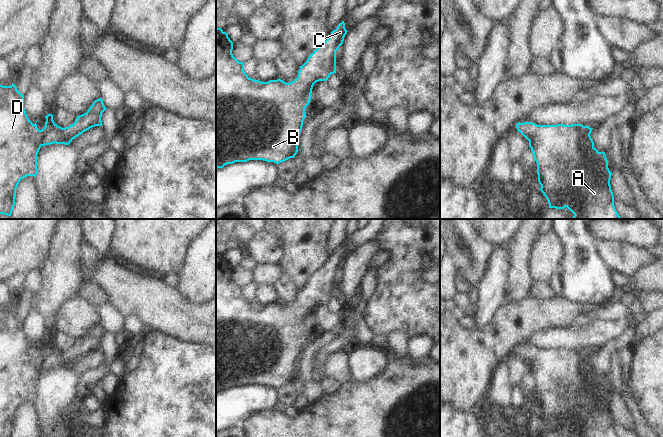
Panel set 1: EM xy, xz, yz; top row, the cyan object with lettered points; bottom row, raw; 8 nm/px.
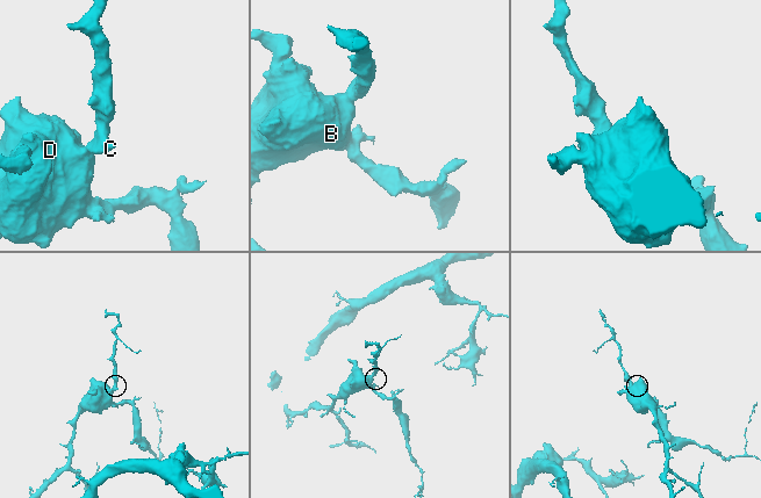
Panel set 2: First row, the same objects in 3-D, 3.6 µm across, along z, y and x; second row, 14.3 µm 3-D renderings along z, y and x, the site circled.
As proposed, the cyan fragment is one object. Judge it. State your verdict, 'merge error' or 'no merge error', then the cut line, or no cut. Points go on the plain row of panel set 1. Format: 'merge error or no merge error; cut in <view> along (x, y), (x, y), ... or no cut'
no merge error; no cut

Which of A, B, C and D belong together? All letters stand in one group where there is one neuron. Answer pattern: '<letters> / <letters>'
A B C D

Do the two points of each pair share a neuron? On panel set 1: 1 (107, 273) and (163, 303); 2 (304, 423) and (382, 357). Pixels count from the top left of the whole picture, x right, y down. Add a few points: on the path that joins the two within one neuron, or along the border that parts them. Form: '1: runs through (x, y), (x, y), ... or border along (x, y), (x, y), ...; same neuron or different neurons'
1: runs through (121, 283), (130, 292), (149, 298); same neuron
2: border along (379, 374), (366, 380), (353, 380); different neurons

